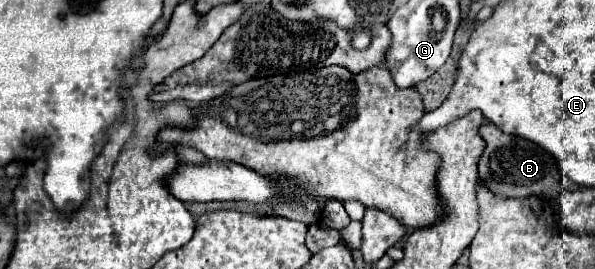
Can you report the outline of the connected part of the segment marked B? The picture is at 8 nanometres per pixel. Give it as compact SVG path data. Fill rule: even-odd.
M484 123L480 127L480 137L486 141L486 149L480 157L478 171L480 171L480 181L488 185L490 191L504 195L504 197L528 197L528 195L538 195L538 197L556 197L562 191L562 171L554 155L544 153L536 143L502 133L496 125Z

